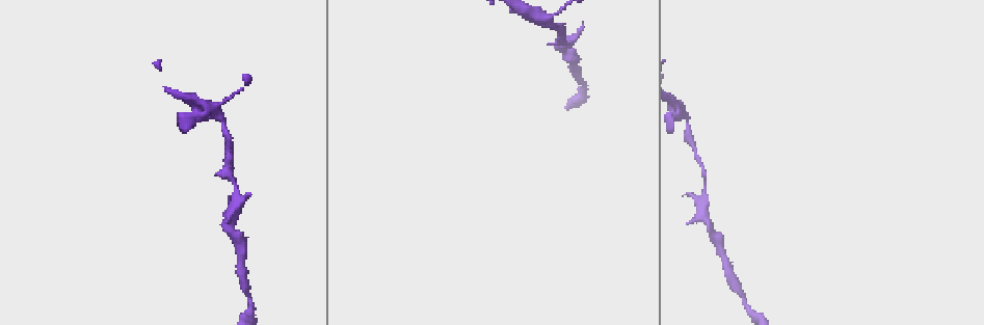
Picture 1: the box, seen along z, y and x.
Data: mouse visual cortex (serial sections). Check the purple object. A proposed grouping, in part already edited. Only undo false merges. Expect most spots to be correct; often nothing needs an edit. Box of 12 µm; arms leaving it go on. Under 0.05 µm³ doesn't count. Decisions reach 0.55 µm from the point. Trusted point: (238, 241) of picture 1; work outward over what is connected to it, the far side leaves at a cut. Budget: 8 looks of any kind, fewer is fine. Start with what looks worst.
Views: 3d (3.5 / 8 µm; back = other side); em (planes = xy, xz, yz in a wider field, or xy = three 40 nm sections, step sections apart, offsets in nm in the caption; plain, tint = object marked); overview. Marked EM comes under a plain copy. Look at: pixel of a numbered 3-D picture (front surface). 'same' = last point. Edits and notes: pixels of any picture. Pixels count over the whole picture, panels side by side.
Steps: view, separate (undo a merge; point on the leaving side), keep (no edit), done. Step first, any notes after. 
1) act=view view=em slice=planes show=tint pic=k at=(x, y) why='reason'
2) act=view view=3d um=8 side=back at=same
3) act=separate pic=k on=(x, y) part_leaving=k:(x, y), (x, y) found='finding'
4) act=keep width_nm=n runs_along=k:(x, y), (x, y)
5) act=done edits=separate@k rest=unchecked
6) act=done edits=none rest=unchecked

act=view view=3d um=3.5 pic=1 at=(239, 199) why='sudden change in width'

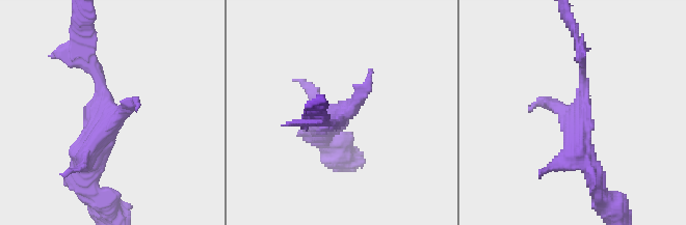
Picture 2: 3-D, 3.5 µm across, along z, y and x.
act=view view=em slice=xy step=5 show=tint pic=2 at=(580, 109) why='now the EM'

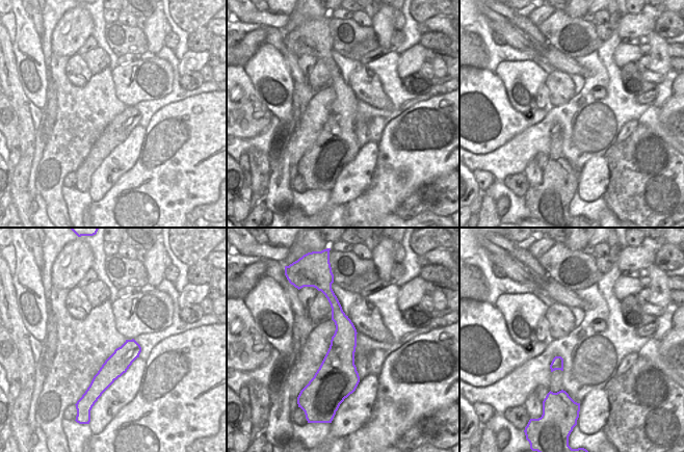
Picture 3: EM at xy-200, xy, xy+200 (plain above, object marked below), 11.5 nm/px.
act=keep runs_along=2:(594, 170), (575, 132), (582, 103), (577, 43) found='one cell here'

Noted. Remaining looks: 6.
act=view view=3d um=3.5 pic=1 at=(207, 104) why='four arms meet'

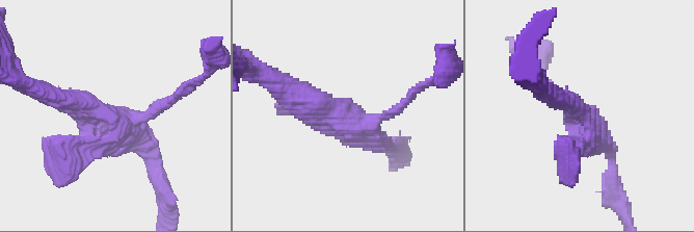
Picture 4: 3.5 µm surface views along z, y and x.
act=view view=em slice=xy step=3 show=tint pic=4 at=(119, 117)

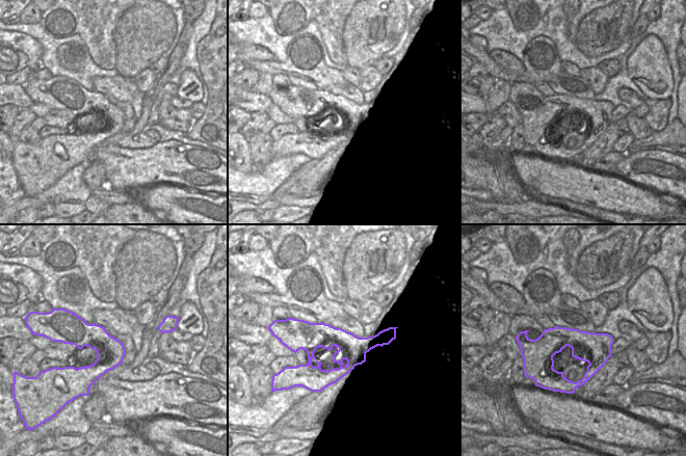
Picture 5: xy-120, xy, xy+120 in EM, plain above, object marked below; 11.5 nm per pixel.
act=keep arm_widths_nm=150,200,300,350 runs_along=4:(389, 146), (347, 109), (302, 106) found='one cell here'

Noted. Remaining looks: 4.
act=view view=3d um=3.5 pic=1 at=(251, 311) why='thick turns thin'

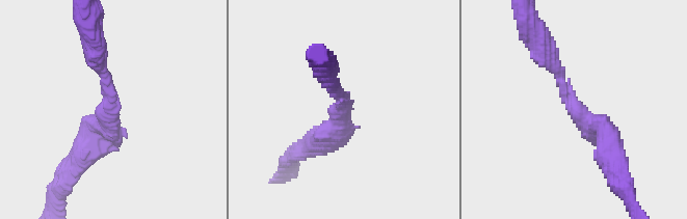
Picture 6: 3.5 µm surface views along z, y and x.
act=view view=em slice=planes show=tint pic=6 at=(107, 109) arm_widths_nm=250,350

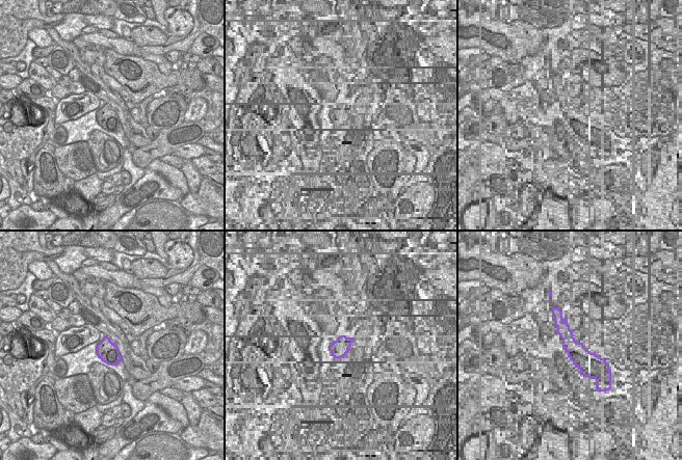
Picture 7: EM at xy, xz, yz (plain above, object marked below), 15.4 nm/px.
act=keep runs_along=6:(547, 50), (613, 156) found='all the same cell'

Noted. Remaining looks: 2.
act=done edits=none rest=unchecked

